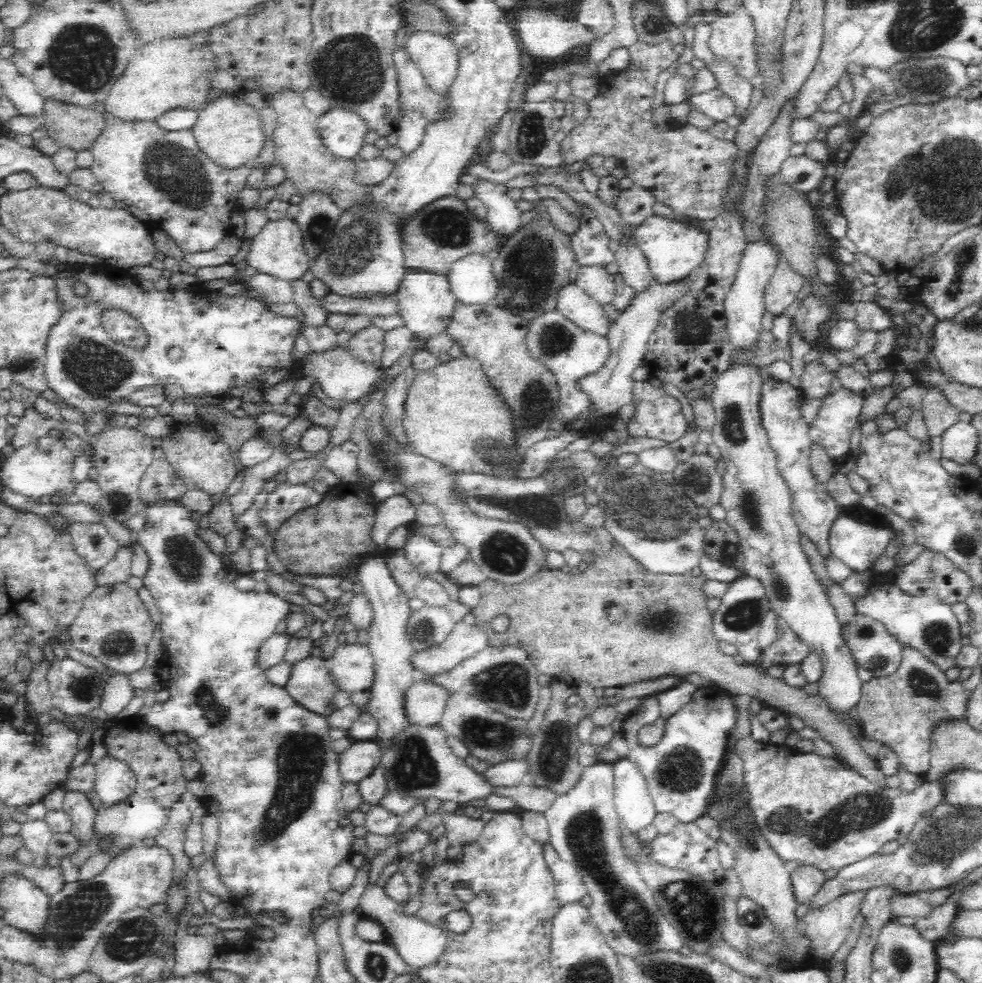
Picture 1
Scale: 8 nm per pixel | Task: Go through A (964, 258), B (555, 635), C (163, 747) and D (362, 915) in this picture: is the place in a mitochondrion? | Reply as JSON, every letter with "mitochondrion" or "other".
{"A":"mitochondrion","B":"other","C":"other","D":"other"}

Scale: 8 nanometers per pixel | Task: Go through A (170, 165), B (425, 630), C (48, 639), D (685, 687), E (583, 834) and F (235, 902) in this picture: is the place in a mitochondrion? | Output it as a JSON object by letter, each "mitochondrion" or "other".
{"A":"mitochondrion","B":"mitochondrion","C":"other","D":"other","E":"mitochondrion","F":"other"}

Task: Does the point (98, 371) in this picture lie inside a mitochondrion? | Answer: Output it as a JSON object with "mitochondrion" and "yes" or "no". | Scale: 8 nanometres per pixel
{"mitochondrion":"yes"}

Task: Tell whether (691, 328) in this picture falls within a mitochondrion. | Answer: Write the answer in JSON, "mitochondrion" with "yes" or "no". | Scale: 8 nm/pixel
{"mitochondrion":"yes"}

